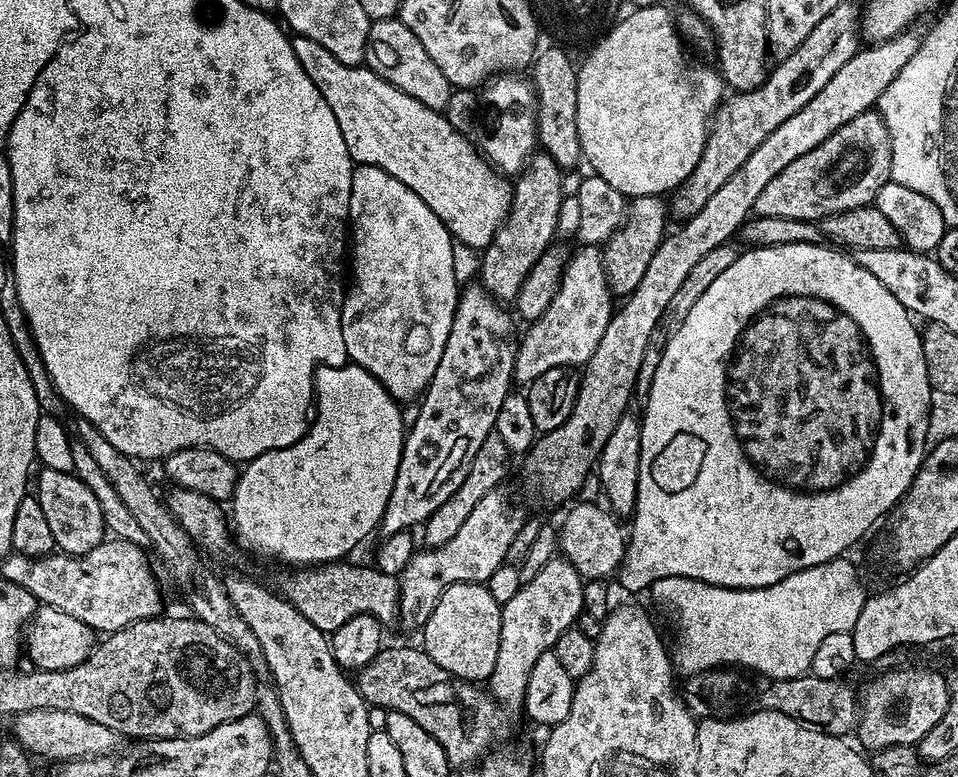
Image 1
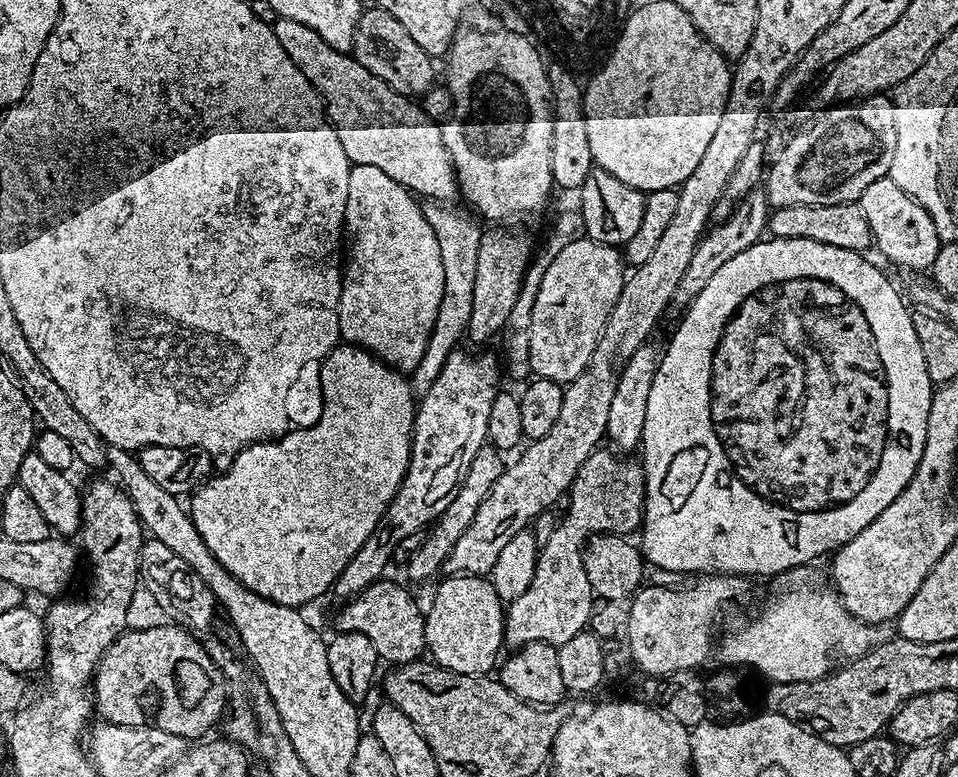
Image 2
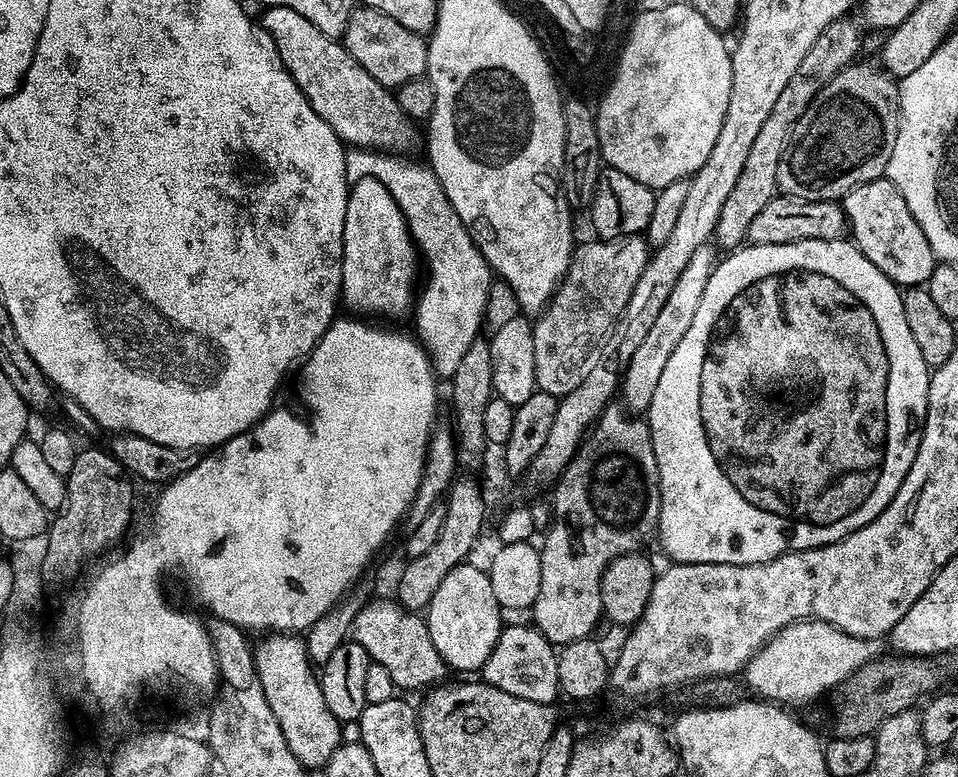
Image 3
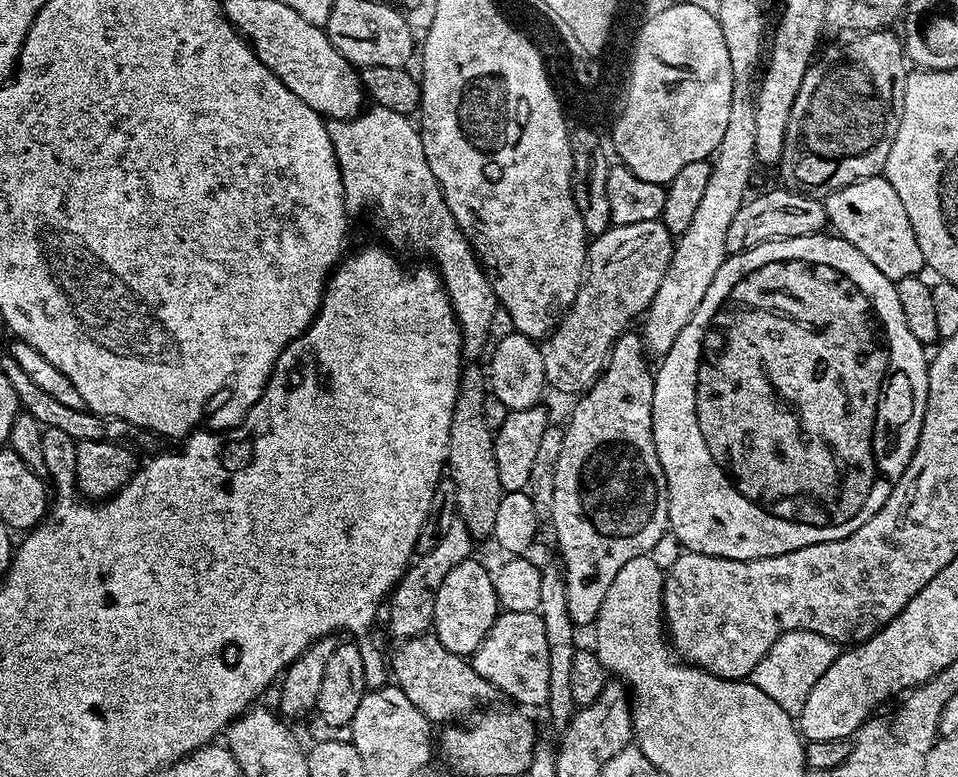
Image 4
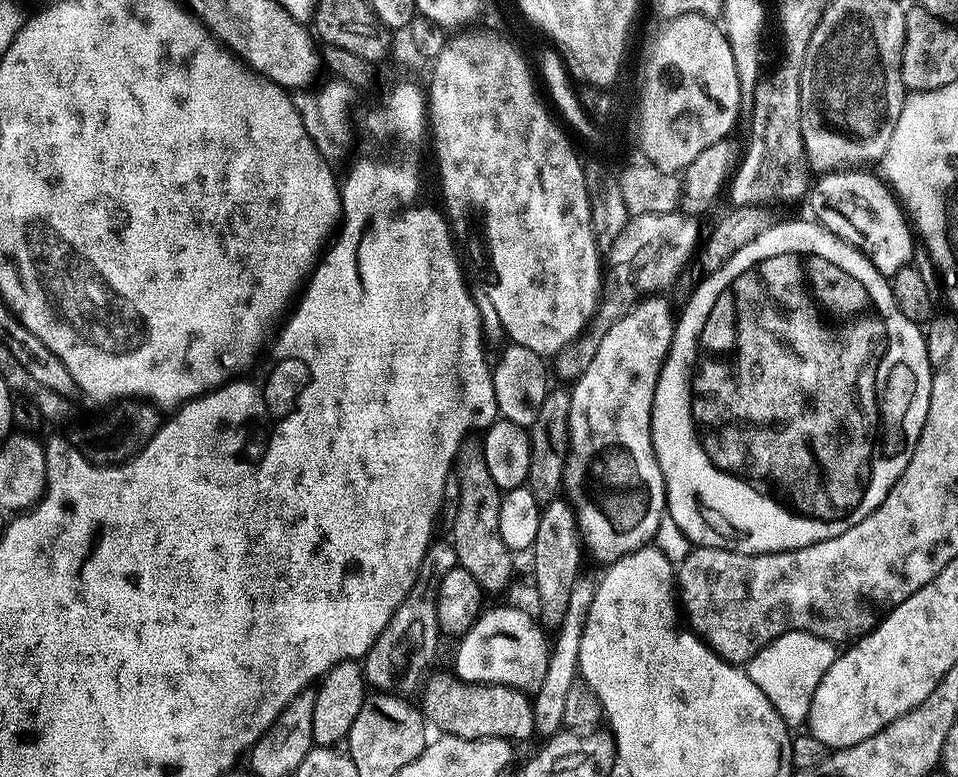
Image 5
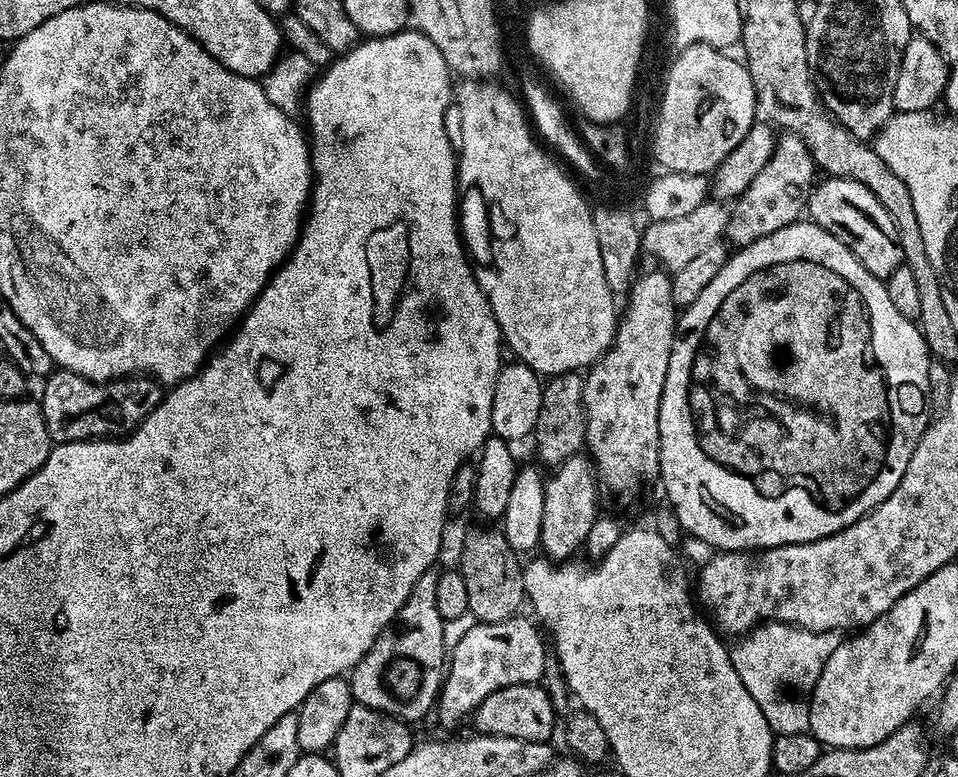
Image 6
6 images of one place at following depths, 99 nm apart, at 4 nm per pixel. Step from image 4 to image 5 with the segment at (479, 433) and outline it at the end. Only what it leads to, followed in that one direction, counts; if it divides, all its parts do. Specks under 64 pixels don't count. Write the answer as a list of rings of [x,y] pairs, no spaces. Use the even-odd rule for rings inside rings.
[[[472,443],[464,444],[454,465],[456,513],[452,516],[450,543],[456,551],[457,565],[474,574],[474,582],[478,582],[481,593],[488,594],[502,591],[511,582],[514,553],[503,542],[501,527],[498,526],[502,490],[490,478],[490,470],[486,470],[483,447]]]

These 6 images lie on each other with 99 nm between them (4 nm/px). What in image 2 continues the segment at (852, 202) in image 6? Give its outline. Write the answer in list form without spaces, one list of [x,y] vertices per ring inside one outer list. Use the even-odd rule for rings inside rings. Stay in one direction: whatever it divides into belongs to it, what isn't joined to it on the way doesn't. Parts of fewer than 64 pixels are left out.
[[[889,175],[878,178],[878,182],[870,182],[858,203],[862,214],[866,214],[866,222],[870,222],[875,251],[880,251],[890,263],[897,264],[900,268],[913,268],[916,272],[922,271],[923,268],[924,271],[931,269],[934,258],[938,258],[938,250],[942,243],[934,226],[934,218],[930,218],[930,214],[917,200],[910,198],[910,194],[906,194],[906,190],[898,186],[898,182],[894,182]]]

